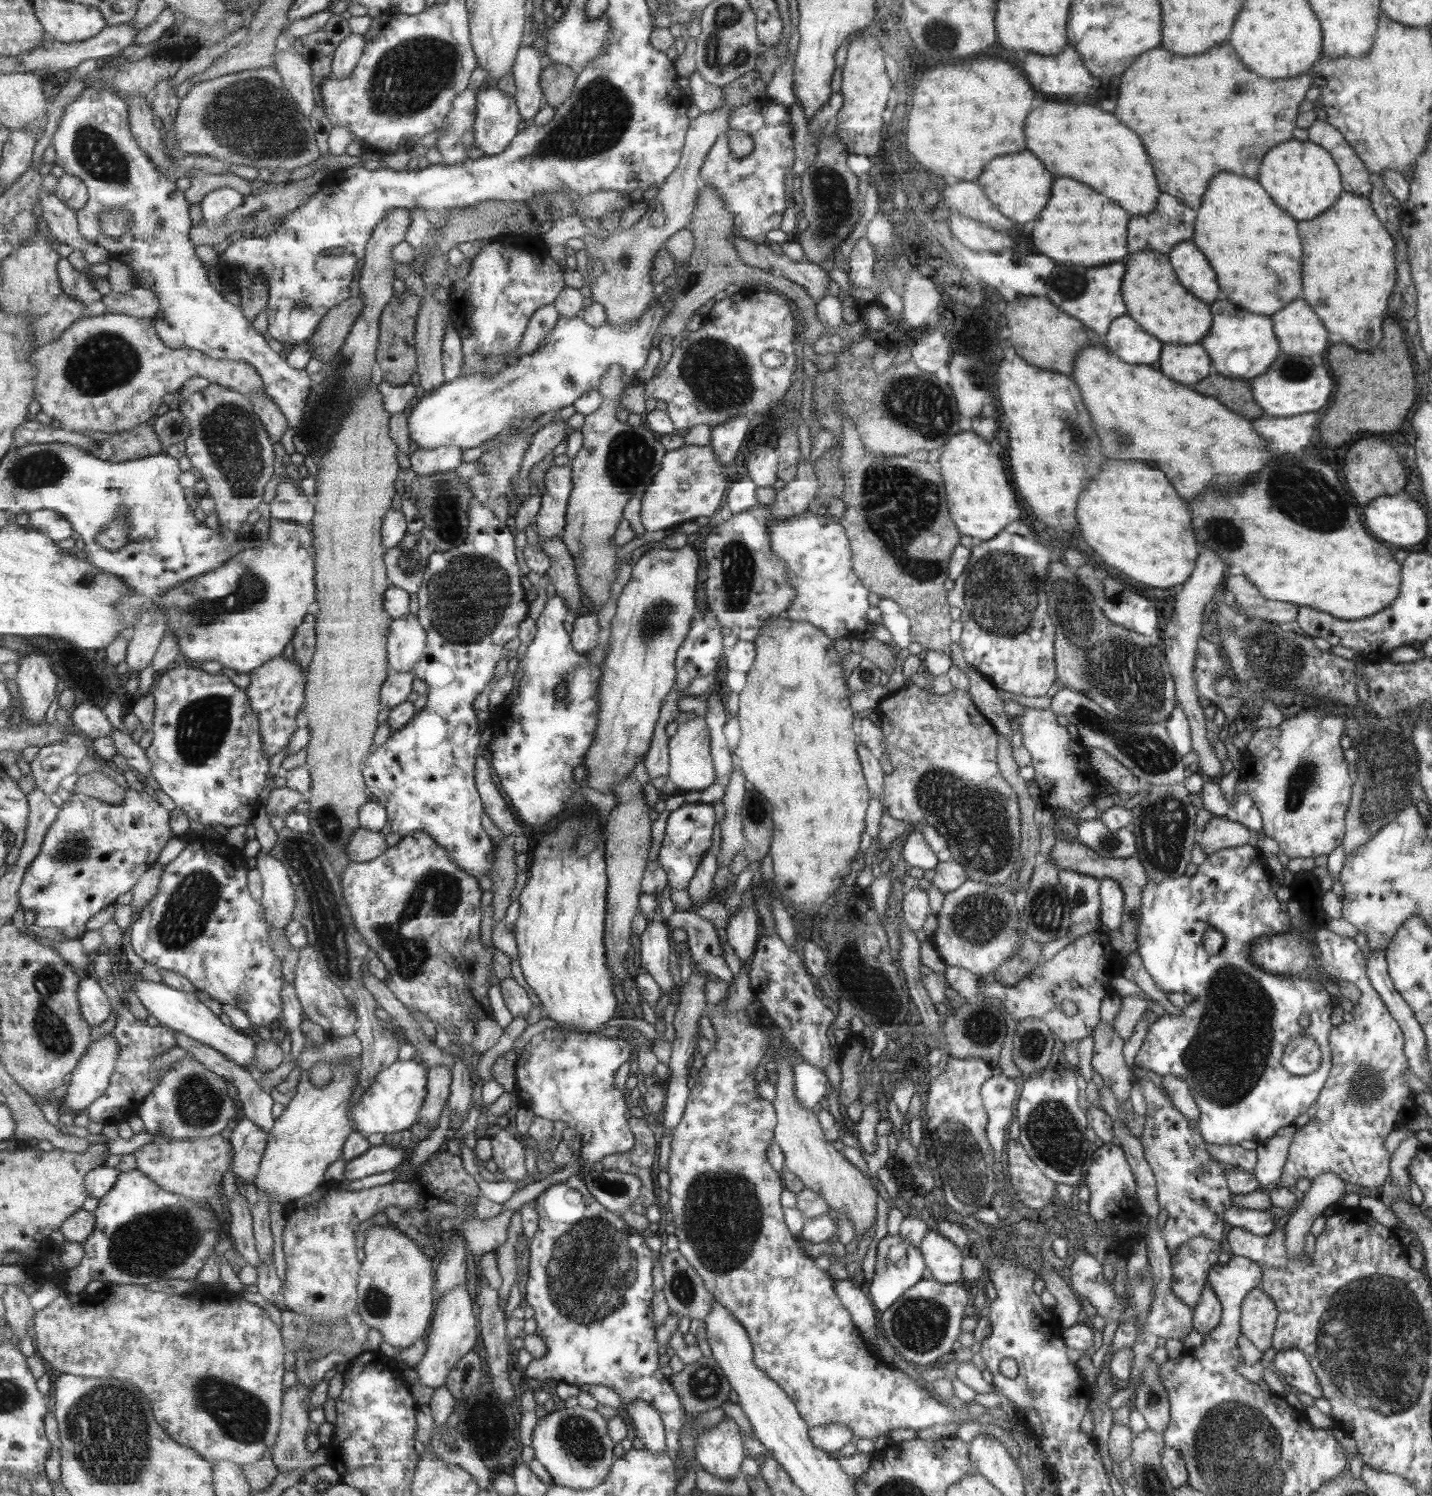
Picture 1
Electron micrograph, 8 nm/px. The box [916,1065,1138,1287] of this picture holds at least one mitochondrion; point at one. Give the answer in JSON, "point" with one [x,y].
{"point":[1052,1129]}

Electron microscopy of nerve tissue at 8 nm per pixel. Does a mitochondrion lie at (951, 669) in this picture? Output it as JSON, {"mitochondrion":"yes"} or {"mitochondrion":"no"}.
{"mitochondrion":"no"}

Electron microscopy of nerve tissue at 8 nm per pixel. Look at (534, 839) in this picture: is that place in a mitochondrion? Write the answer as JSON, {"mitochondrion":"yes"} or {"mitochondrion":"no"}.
{"mitochondrion":"no"}

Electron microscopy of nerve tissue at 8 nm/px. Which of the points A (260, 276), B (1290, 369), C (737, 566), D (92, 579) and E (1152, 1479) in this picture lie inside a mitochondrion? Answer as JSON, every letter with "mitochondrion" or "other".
{"A":"other","B":"mitochondrion","C":"mitochondrion","D":"mitochondrion","E":"mitochondrion"}

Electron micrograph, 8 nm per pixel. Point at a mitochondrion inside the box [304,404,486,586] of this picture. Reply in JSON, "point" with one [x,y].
{"point":[446,500]}

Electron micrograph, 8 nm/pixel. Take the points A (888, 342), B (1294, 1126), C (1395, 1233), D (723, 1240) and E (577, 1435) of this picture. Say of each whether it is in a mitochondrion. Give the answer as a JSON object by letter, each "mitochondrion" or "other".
{"A":"other","B":"other","C":"other","D":"mitochondrion","E":"mitochondrion"}

